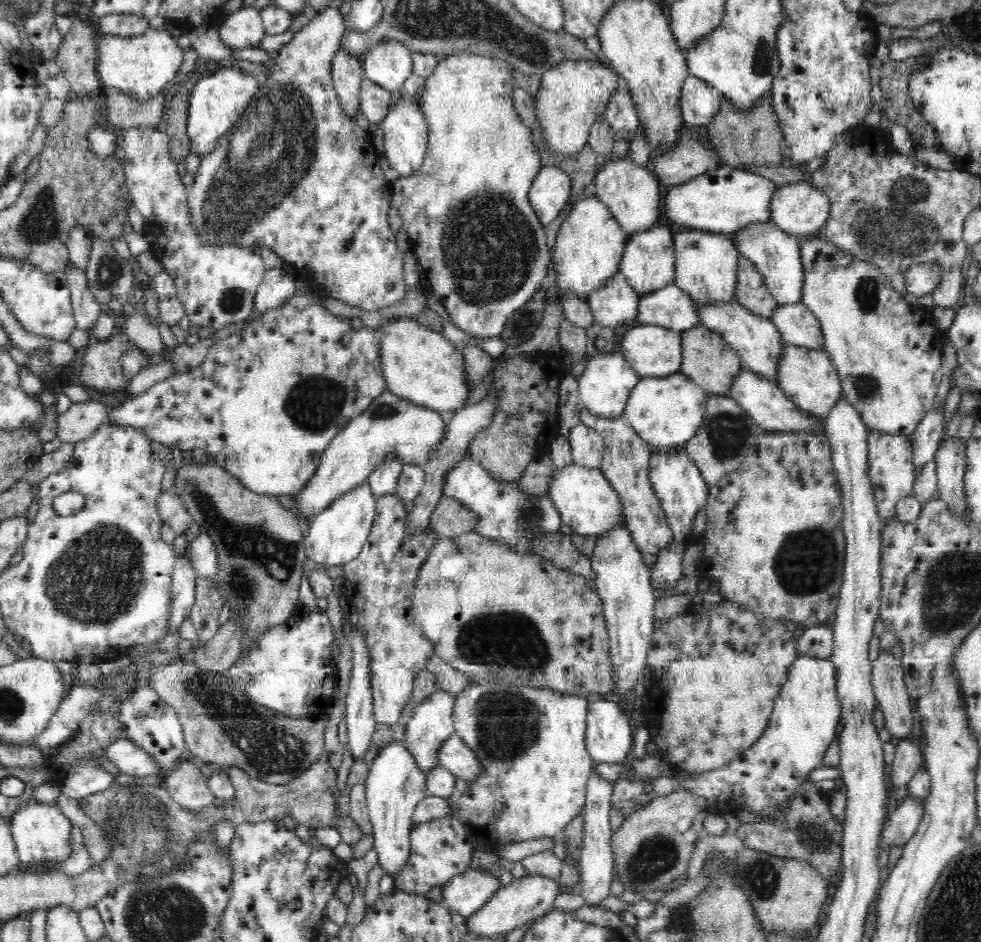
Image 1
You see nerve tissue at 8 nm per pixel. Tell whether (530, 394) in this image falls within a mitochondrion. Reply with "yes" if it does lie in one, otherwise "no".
no

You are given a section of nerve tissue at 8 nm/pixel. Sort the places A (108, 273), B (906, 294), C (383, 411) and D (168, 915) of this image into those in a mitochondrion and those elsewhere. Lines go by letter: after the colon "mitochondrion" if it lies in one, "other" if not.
A: mitochondrion
B: other
C: mitochondrion
D: mitochondrion

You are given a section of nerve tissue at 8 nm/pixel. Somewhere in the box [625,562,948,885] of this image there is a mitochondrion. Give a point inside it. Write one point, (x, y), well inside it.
(814, 836)

